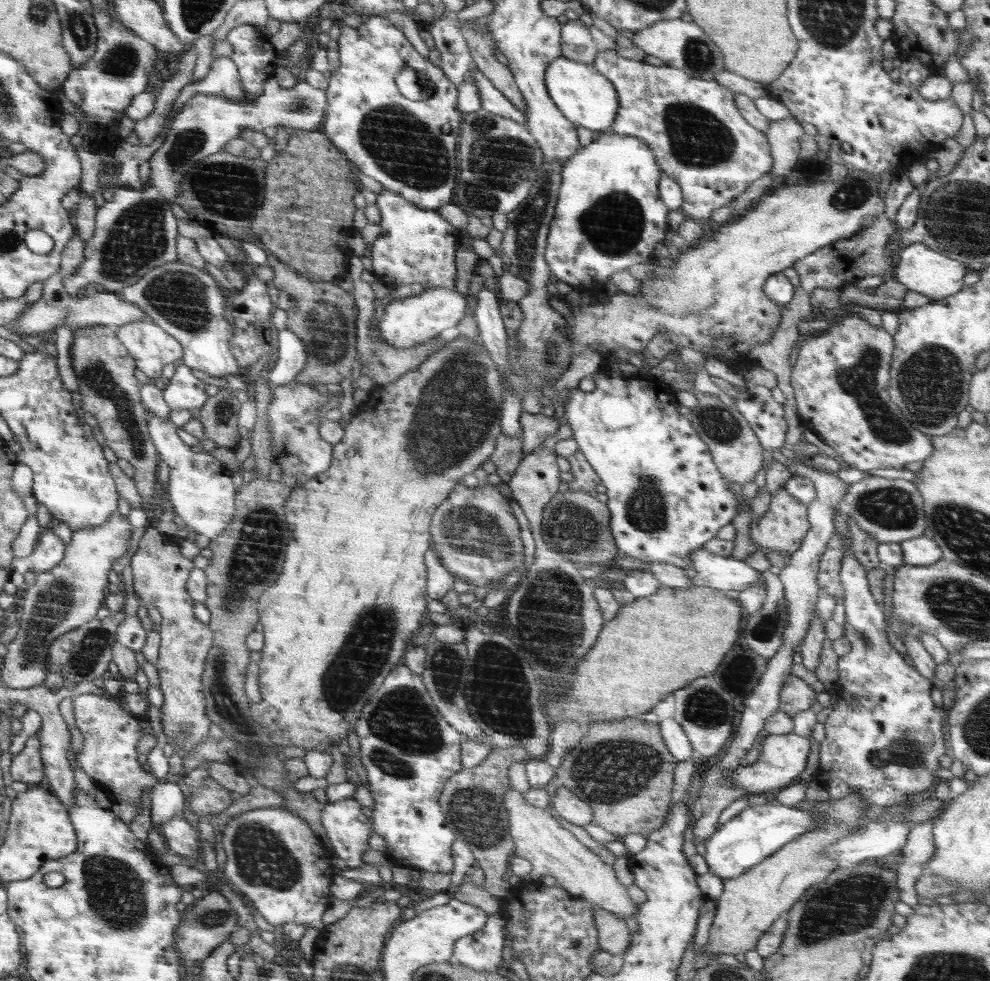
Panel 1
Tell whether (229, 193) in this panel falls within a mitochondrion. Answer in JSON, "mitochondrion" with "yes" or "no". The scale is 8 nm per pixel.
{"mitochondrion":"yes"}

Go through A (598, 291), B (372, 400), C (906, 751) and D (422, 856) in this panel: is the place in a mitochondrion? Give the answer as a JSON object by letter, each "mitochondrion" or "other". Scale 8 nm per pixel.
{"A":"other","B":"other","C":"mitochondrion","D":"other"}

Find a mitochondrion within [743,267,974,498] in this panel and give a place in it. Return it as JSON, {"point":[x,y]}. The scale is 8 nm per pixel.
{"point":[930,383]}

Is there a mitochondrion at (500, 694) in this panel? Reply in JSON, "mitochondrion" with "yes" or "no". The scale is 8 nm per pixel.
{"mitochondrion":"yes"}

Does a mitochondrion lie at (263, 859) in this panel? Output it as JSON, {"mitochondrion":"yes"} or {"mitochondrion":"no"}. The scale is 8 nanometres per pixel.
{"mitochondrion":"yes"}

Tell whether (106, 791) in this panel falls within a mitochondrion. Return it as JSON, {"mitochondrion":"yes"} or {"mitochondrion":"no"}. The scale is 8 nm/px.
{"mitochondrion":"no"}

